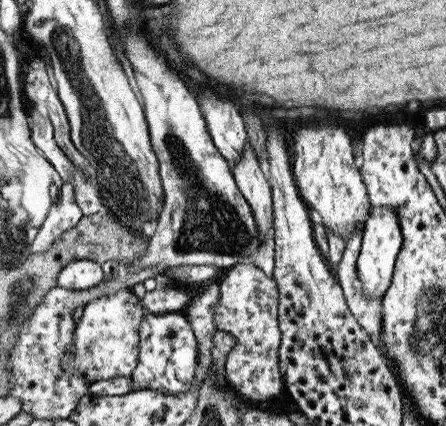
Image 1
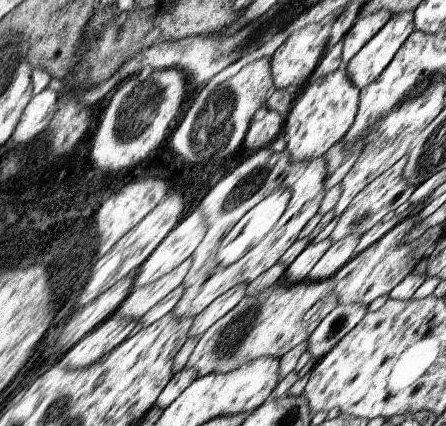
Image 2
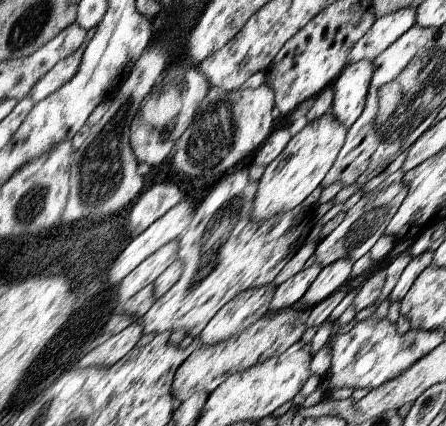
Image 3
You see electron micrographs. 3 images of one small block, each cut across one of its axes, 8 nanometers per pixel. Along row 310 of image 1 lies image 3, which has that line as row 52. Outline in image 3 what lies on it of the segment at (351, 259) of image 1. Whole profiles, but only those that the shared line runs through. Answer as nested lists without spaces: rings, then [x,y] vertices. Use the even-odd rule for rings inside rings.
[[[403,8],[393,14],[387,14],[383,18],[377,18],[375,26],[369,34],[363,36],[361,42],[357,42],[351,48],[351,64],[359,60],[375,60],[387,46],[391,46],[399,36],[403,36],[411,26],[415,26],[415,12],[413,8]]]

